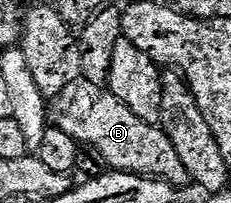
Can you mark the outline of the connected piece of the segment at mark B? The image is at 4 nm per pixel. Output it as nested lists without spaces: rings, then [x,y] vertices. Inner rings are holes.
[[[77,83],[63,89],[59,97],[55,98],[54,105],[56,105],[55,128],[66,131],[66,135],[70,135],[81,146],[100,152],[106,165],[113,170],[138,173],[141,177],[154,177],[158,181],[167,181],[173,187],[189,184],[190,178],[186,167],[182,167],[182,159],[178,159],[178,151],[174,151],[174,143],[170,143],[164,130],[159,125],[151,125],[138,119],[138,115],[134,115],[134,111],[130,111],[130,107],[126,107],[126,103],[122,103],[111,91],[97,92],[86,83]]]

